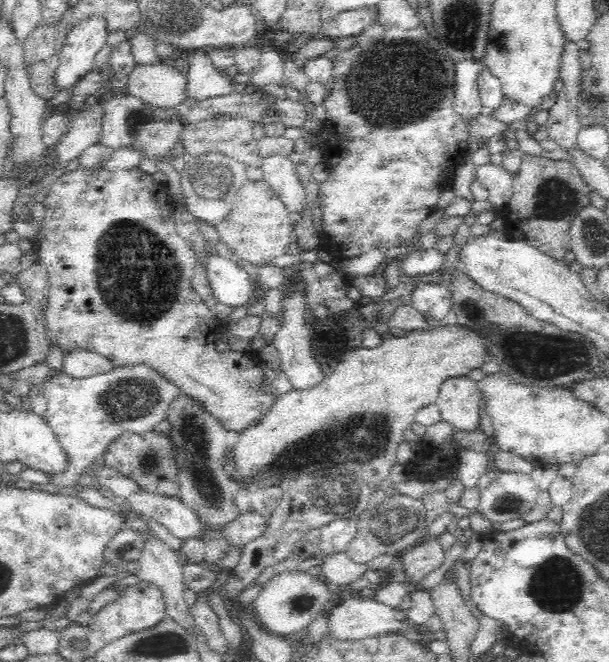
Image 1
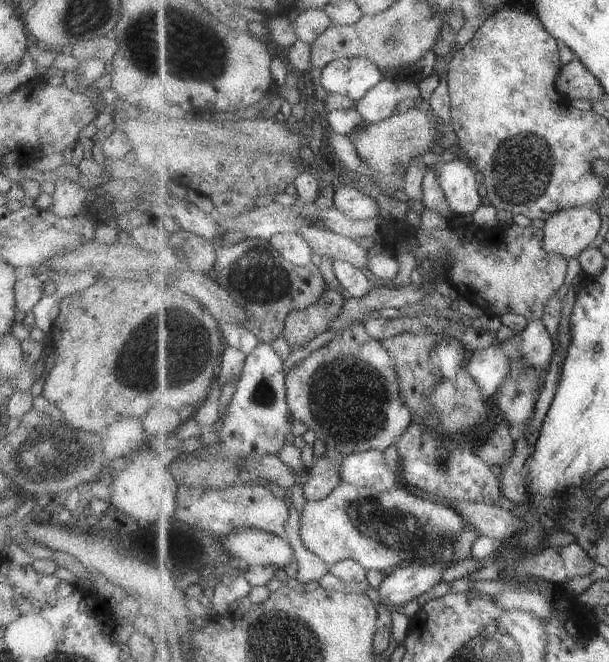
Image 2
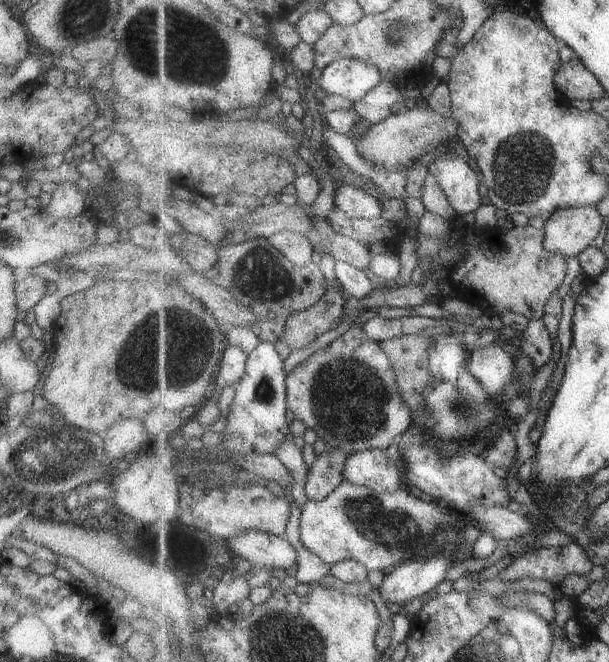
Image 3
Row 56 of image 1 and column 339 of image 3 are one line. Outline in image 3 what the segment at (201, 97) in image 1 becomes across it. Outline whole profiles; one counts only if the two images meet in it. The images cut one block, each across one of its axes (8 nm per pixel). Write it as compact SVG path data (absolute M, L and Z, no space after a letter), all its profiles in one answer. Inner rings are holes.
M340 184L335 192L334 206L352 219L374 219L382 213L381 204L356 186Z

